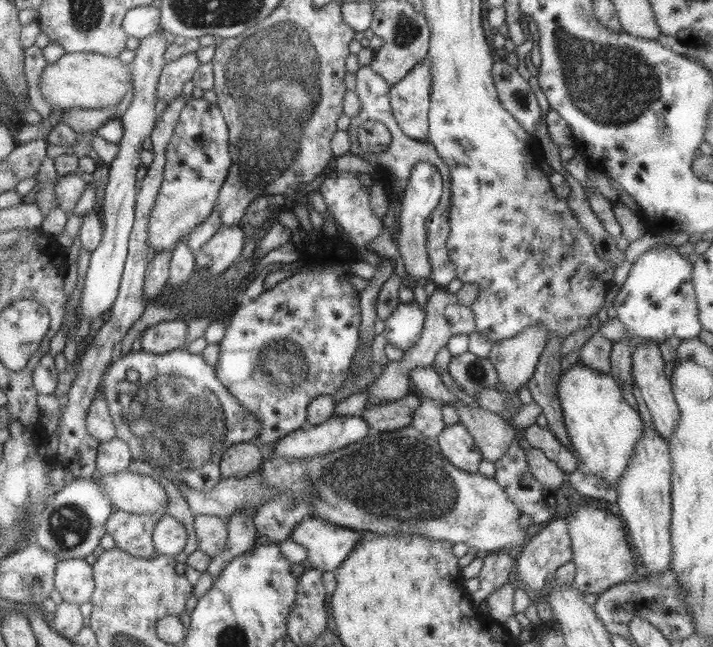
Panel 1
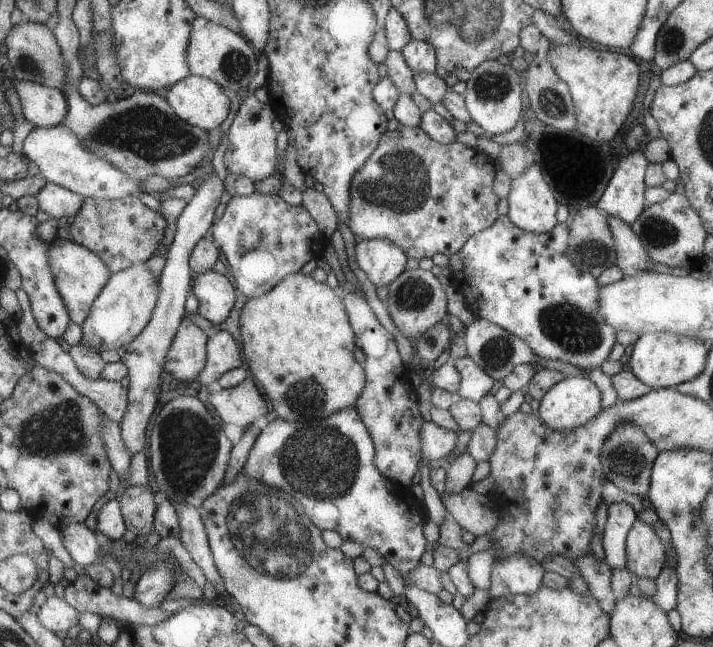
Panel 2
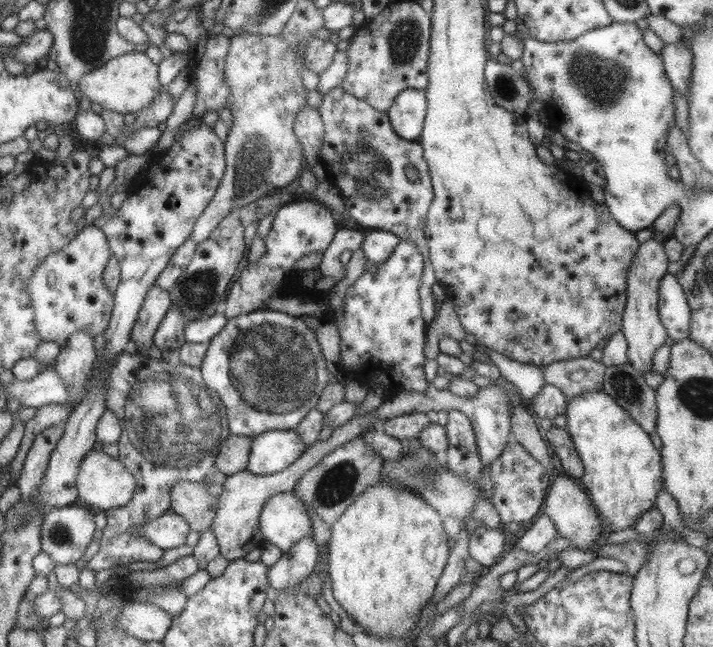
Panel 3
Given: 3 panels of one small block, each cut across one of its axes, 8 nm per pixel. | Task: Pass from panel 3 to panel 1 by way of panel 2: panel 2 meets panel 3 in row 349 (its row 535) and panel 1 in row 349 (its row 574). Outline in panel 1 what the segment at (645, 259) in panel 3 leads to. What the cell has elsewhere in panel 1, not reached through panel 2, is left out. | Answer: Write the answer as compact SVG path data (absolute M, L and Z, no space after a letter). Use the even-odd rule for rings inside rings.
M650 341L644 345L636 345L632 352L632 368L635 382L646 401L646 406L652 415L652 422L656 432L666 440L670 440L680 421L680 412L674 397L672 381L668 380L664 372L665 361L660 353L660 342Z

